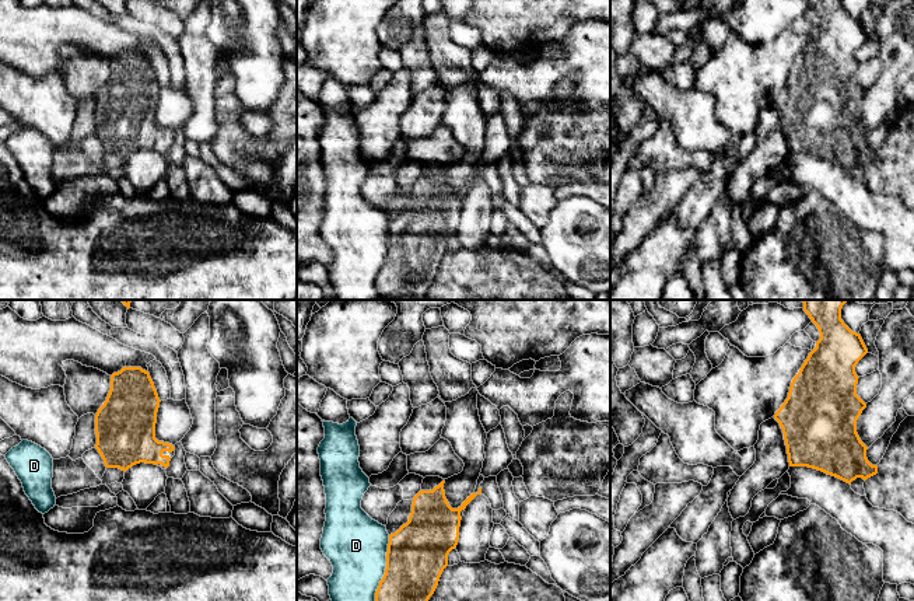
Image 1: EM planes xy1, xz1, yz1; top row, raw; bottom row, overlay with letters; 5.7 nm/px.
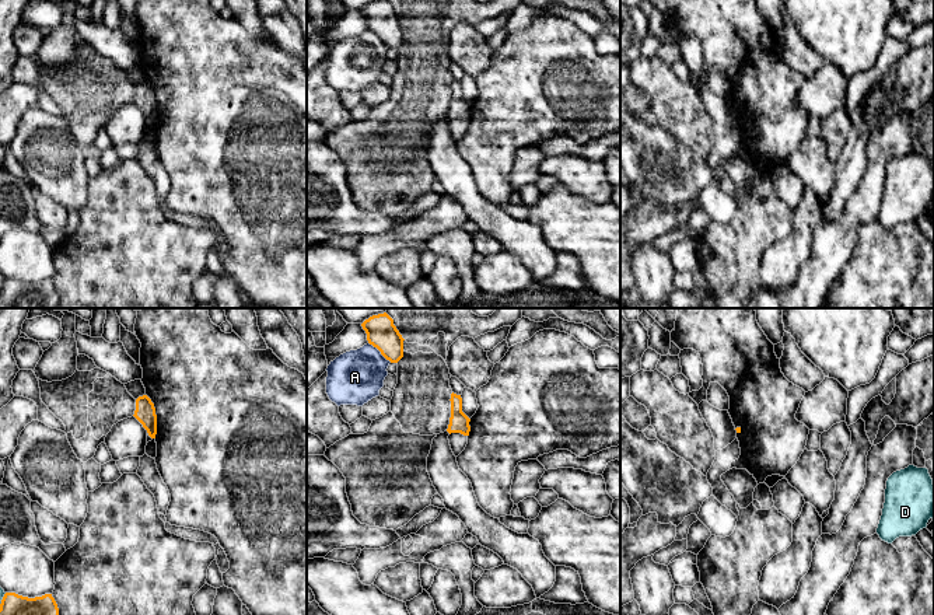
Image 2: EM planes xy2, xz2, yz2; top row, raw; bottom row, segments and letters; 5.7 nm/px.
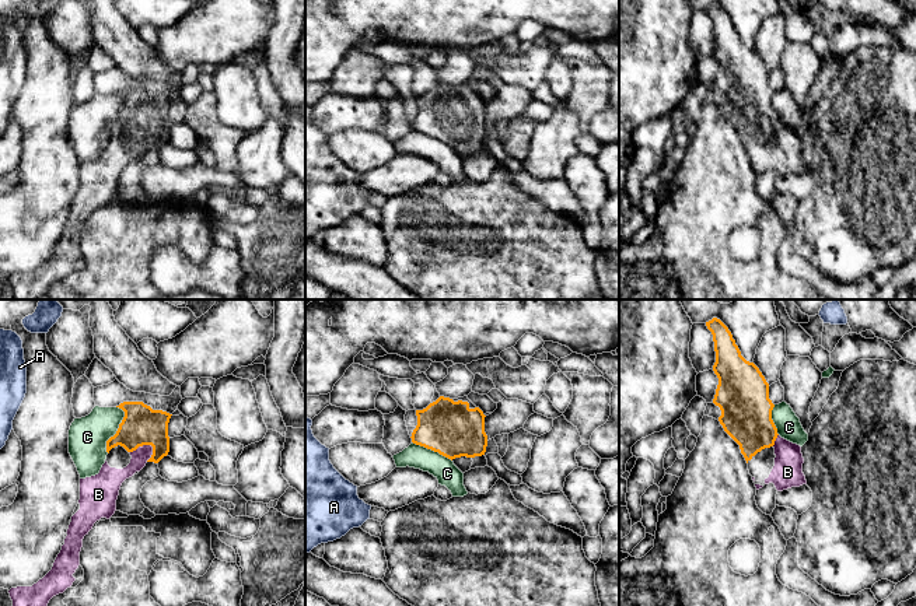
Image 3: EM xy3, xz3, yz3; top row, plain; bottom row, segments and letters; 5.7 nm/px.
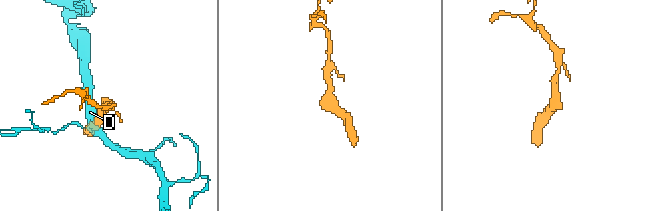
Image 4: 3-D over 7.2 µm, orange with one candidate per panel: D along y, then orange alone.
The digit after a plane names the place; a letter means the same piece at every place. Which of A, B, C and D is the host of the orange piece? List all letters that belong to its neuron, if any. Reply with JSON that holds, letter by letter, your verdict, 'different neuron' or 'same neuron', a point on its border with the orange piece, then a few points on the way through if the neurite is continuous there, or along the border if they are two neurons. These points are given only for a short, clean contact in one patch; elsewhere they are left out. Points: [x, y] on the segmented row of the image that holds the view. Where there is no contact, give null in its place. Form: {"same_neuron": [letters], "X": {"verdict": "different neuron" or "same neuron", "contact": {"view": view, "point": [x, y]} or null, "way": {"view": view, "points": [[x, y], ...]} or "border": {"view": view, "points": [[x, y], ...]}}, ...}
{"same_neuron": ["B"], "A": {"verdict": "different neuron", "contact": {"view": "xz2", "point": [380, 350]}}, "B": {"verdict": "same neuron", "contact": {"view": "xy3", "point": [140, 445]}, "way": {"view": "xy3", "points": [[142, 426], [140, 445], [139, 459], [111, 477]]}}, "C": {"verdict": "different neuron", "contact": {"view": "xy3", "point": [118, 430]}, "border": {"view": "xy3", "points": [[118, 406], [123, 412], [123, 419], [107, 441], [107, 452]]}}, "D": {"verdict": "different neuron", "contact": {"view": "xz1", "point": [387, 568]}}}

